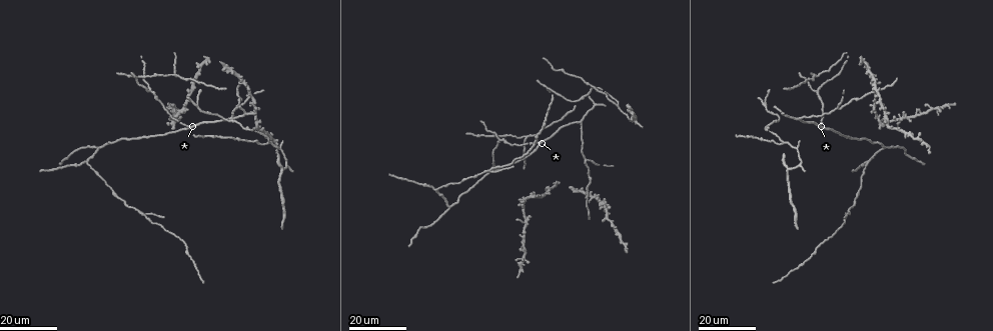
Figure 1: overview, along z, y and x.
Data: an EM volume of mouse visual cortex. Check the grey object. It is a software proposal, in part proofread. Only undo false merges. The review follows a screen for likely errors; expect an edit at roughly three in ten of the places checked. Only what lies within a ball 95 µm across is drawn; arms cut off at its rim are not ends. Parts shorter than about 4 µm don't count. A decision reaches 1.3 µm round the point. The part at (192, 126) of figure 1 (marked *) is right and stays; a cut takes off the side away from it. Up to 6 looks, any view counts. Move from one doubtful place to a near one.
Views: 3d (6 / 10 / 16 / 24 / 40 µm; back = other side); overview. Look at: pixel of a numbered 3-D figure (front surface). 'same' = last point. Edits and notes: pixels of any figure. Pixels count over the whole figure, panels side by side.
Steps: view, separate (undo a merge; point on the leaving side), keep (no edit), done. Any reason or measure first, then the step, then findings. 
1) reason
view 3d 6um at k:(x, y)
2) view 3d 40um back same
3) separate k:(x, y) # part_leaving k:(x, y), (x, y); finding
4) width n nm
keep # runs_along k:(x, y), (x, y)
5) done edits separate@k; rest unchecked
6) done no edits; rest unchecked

three-way junction
view 3d 16um at 1:(498, 138)

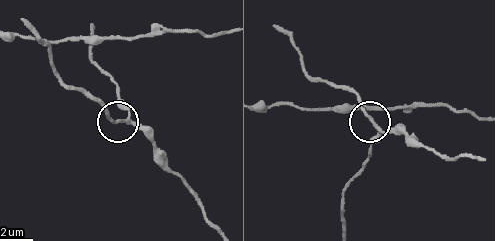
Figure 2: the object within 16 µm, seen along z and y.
zoom in
view 3d 6um at 2:(380, 131)

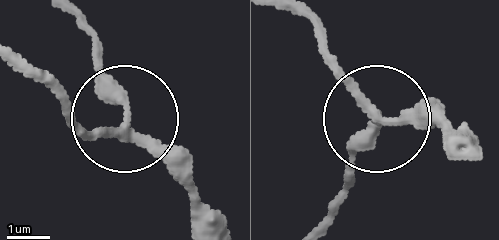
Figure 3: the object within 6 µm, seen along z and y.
keep # runs_along 3:(475, 147), (385, 119), (353, 162), (339, 212); one neuron here

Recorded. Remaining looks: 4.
three arms meet
view 3d 16um at 1:(886, 146)

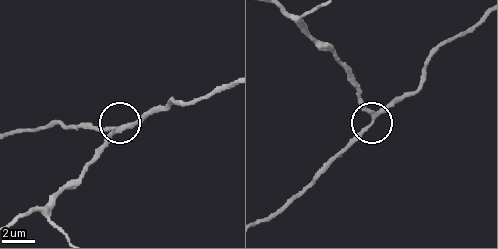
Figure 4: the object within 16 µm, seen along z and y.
view 3d 6um at 4:(371, 116)

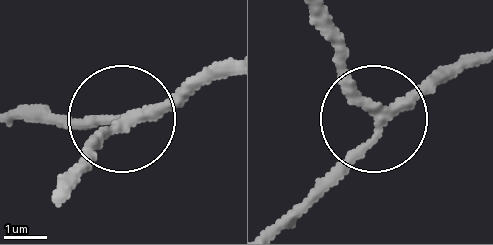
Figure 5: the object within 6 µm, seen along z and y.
width 230 nm
keep # runs_along 5:(480, 54), (394, 101), (300, 205); one neuron here

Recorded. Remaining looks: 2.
three-way junction
view 3d 16um at 1:(840, 107)

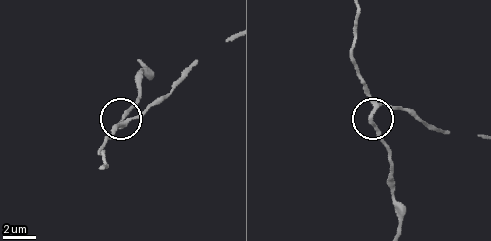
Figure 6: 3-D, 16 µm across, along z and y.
view 3d 10um at 6:(128, 122)

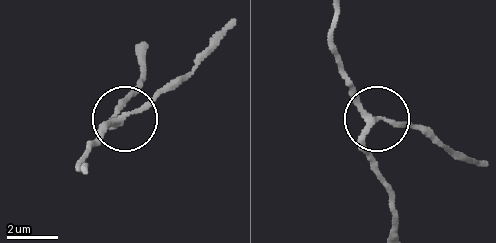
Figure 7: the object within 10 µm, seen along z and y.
keep # runs_along 7:(334, 12), (334, 51), (360, 102), (379, 120), (428, 128); one neuron here

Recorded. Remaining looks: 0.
done no edits; rest unchecked

